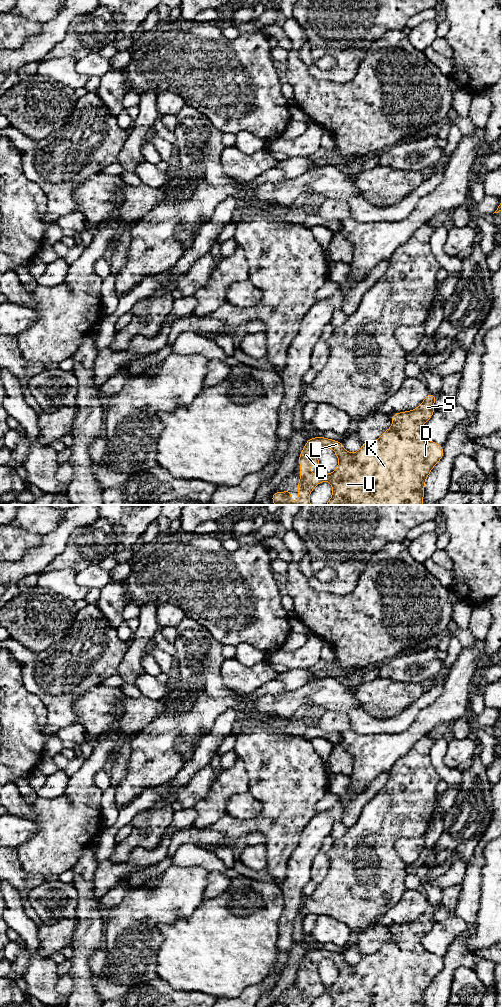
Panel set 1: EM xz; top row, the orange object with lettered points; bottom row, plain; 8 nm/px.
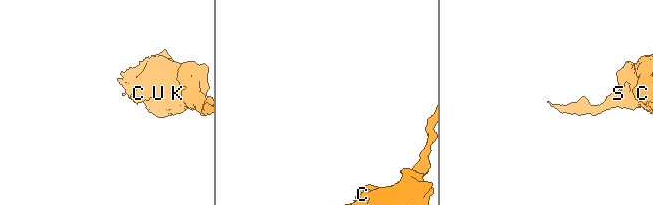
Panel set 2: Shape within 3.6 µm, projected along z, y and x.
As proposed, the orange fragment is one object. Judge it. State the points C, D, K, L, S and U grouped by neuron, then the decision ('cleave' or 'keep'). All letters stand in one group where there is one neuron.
groups C D K L S U; keep

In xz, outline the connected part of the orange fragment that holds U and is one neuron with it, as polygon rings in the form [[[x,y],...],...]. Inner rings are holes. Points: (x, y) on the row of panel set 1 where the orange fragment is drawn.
[[[428,392],[424,401],[416,409],[402,413],[392,413],[392,426],[377,440],[362,444],[356,453],[347,452],[340,441],[325,437],[310,438],[305,443],[297,462],[298,465],[304,466],[299,469],[301,477],[298,482],[298,501],[296,503],[290,502],[292,492],[290,488],[288,488],[285,493],[277,490],[271,496],[273,503],[275,505],[312,505],[308,499],[311,491],[316,485],[328,480],[333,488],[333,494],[325,505],[422,505],[424,484],[427,476],[444,455],[443,446],[426,439],[421,432],[422,425],[428,421],[435,412],[433,404],[437,397],[438,396]],[[323,447],[331,447],[339,460],[337,469],[330,475],[326,475],[321,470],[319,464],[318,453]],[[306,465],[318,466],[317,481],[315,480],[314,473],[311,473],[310,470],[305,467]]]

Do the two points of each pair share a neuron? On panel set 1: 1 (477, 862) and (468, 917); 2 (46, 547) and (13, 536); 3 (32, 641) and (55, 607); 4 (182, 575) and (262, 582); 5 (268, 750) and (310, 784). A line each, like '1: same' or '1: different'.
1: same
2: different
3: same
4: same
5: same

